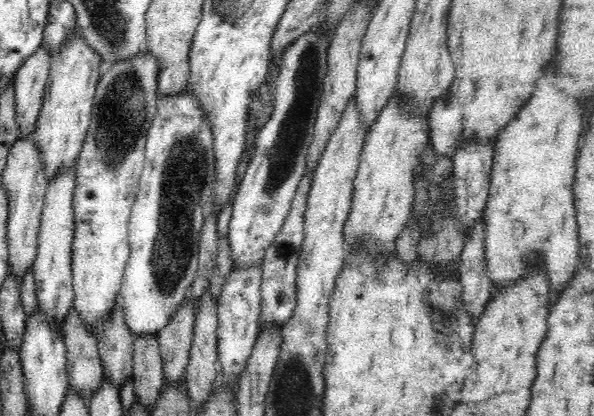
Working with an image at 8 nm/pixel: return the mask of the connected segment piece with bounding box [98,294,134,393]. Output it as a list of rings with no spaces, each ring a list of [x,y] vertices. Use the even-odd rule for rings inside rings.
[[[121,295],[116,296],[116,306],[110,320],[103,326],[102,336],[98,338],[98,350],[104,378],[119,393],[133,375],[134,337],[125,326],[121,316]]]

